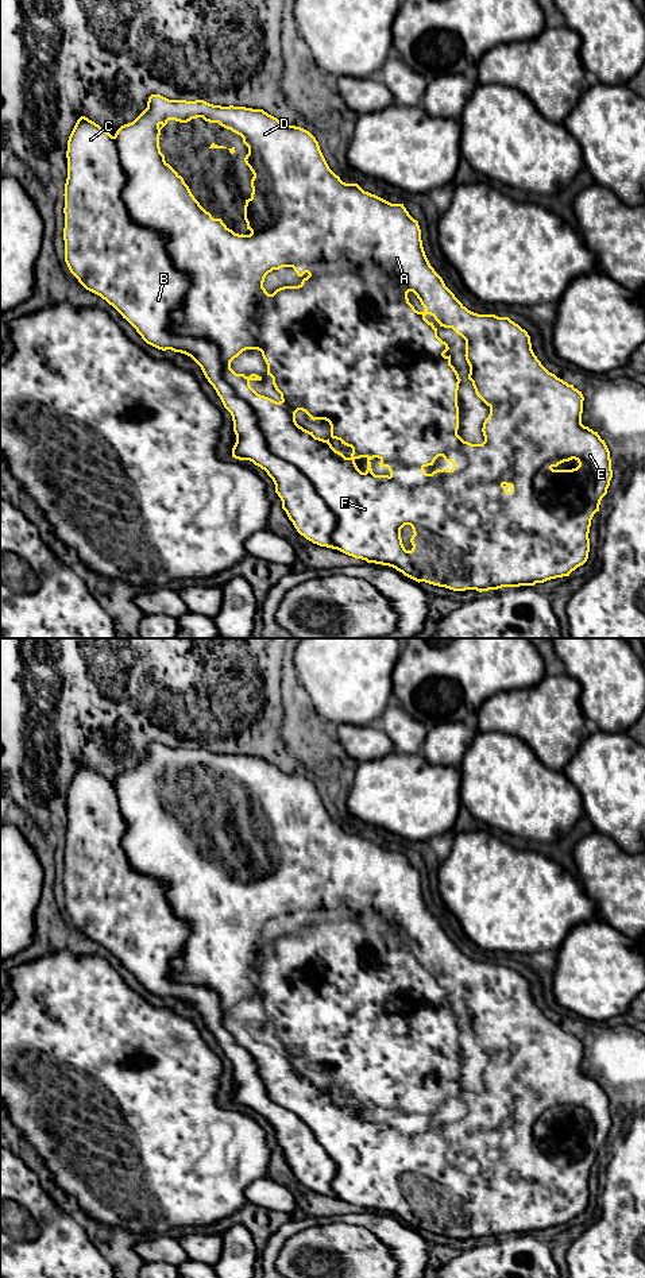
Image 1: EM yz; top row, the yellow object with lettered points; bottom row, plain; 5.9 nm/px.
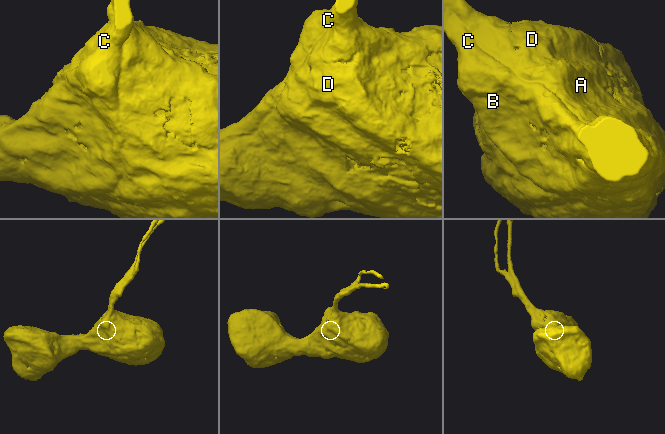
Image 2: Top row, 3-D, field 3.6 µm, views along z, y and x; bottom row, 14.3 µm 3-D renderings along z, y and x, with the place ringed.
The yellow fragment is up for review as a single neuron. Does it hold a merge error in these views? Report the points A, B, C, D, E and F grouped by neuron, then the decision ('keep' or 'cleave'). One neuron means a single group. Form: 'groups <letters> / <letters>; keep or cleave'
groups A D E F / B C; cleave

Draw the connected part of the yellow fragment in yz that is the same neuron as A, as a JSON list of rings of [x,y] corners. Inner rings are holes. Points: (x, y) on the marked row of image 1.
[[[151,94],[147,108],[132,123],[121,126],[113,140],[127,177],[121,197],[131,220],[166,235],[169,258],[189,278],[184,304],[170,316],[170,329],[217,344],[225,367],[224,379],[254,408],[271,452],[297,467],[335,513],[337,522],[332,543],[337,551],[367,563],[393,567],[418,583],[479,592],[569,576],[587,561],[591,520],[607,494],[613,470],[605,440],[582,424],[582,391],[541,364],[532,350],[530,336],[518,324],[509,317],[474,313],[455,297],[430,266],[418,221],[403,204],[391,204],[364,192],[358,184],[343,182],[329,169],[309,131],[286,126],[263,109]],[[197,117],[240,135],[248,147],[244,162],[254,177],[244,220],[250,235],[235,233],[221,219],[213,219],[161,152],[159,135],[169,120],[188,123]],[[282,267],[293,267],[298,277],[309,275],[298,286],[283,286],[269,294],[263,287],[264,278]],[[409,291],[417,296],[424,312],[409,302]],[[426,314],[466,340],[468,379],[476,395],[490,408],[482,428],[482,444],[471,444],[457,435],[457,390],[461,379],[451,364],[451,355],[444,355],[448,344],[437,336],[437,328],[425,318]],[[246,350],[262,352],[267,375],[281,394],[279,402],[251,387],[250,382],[262,381],[262,377],[246,377],[231,368],[231,362]],[[298,410],[313,421],[328,421],[331,437],[351,447],[351,456],[336,451],[329,439],[316,437],[300,426],[296,421]],[[439,456],[453,467],[426,474],[424,468],[433,466]],[[360,457],[367,459],[364,472],[355,463]],[[374,457],[381,460],[379,467],[389,468],[389,475],[372,472],[370,460]],[[572,459],[579,463],[576,468],[556,468]],[[405,525],[410,525],[414,533],[410,551],[405,549],[401,538]]]

